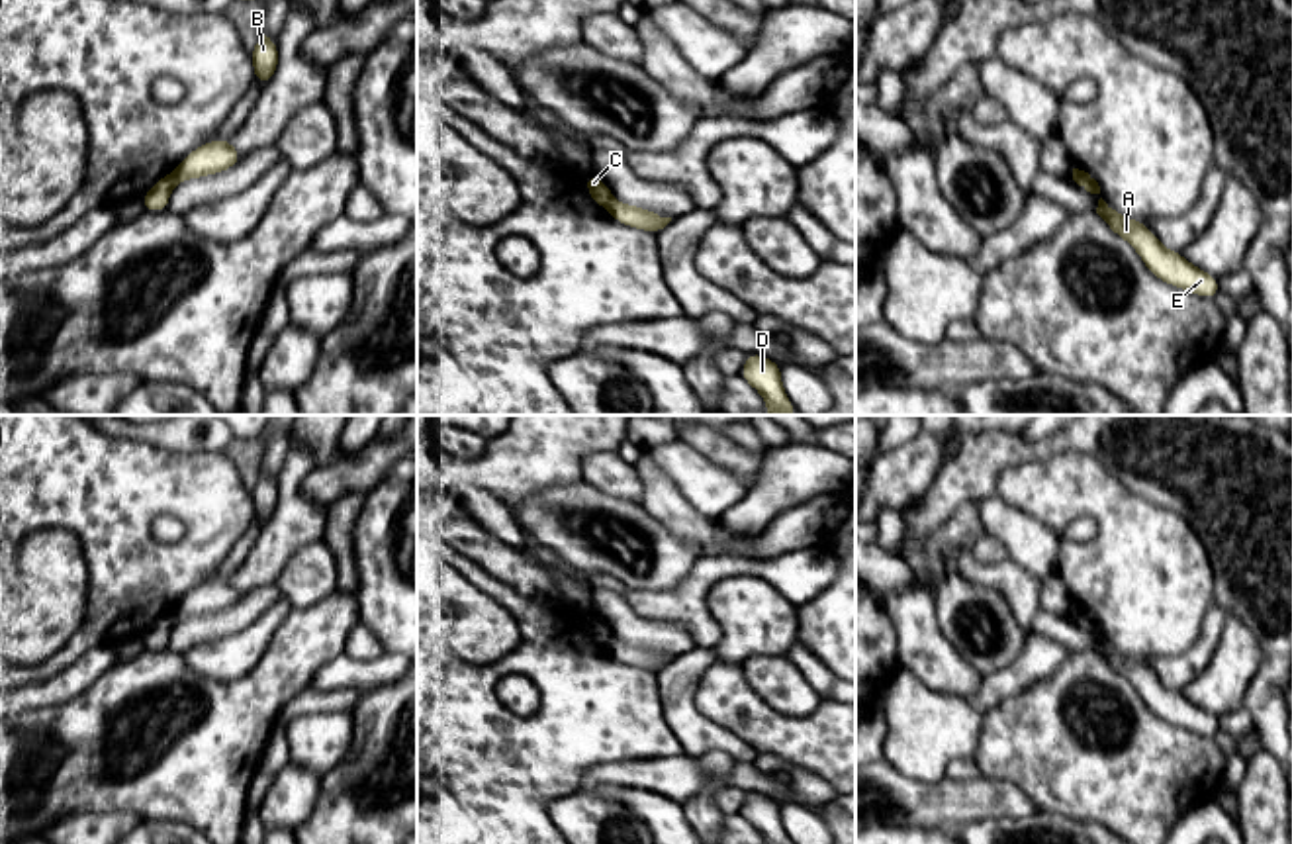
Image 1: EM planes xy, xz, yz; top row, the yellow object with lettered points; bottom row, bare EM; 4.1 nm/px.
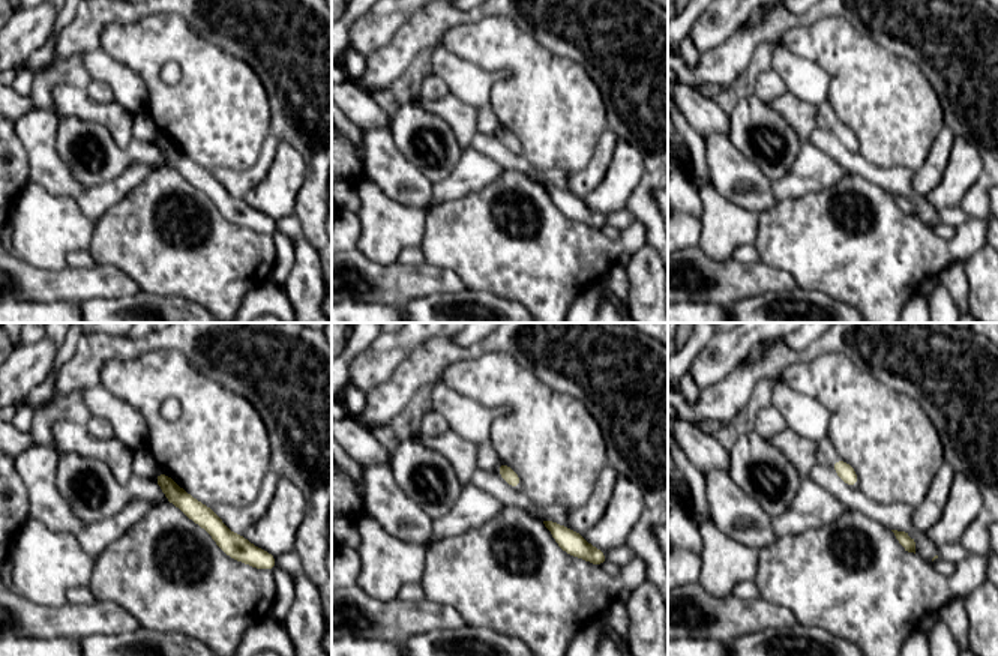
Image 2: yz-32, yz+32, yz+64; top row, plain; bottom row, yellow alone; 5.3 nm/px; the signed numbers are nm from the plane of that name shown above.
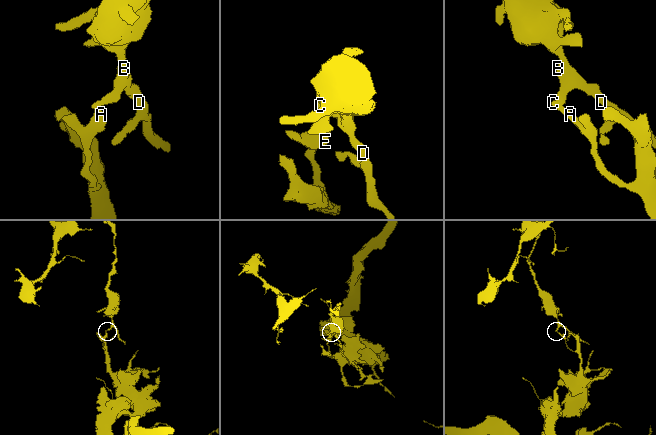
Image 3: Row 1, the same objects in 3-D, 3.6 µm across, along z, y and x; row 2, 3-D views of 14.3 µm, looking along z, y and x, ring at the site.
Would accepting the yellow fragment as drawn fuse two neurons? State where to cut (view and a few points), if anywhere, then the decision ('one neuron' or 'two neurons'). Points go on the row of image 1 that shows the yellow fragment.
xy (171, 173), (177, 183) | two neurons

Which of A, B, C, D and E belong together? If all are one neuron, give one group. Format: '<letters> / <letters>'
A C E / B D

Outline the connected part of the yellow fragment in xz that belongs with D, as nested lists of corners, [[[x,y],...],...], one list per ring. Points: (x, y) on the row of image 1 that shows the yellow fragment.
[[[748,352],[740,376],[763,396],[769,415],[793,415],[797,411],[781,386],[781,366],[777,362]]]

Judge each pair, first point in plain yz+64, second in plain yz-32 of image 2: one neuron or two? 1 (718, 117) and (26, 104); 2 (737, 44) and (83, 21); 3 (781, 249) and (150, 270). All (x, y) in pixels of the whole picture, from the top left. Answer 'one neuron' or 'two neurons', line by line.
1: one neuron
2: one neuron
3: one neuron

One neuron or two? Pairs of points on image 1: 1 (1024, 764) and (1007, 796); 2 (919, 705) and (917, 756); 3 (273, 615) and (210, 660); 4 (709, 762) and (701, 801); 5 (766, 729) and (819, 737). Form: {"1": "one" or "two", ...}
{"1": "two", "2": "one", "3": "one", "4": "one", "5": "one"}

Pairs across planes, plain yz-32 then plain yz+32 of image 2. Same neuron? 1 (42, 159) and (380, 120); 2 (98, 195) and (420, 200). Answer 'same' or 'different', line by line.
1: different
2: different

